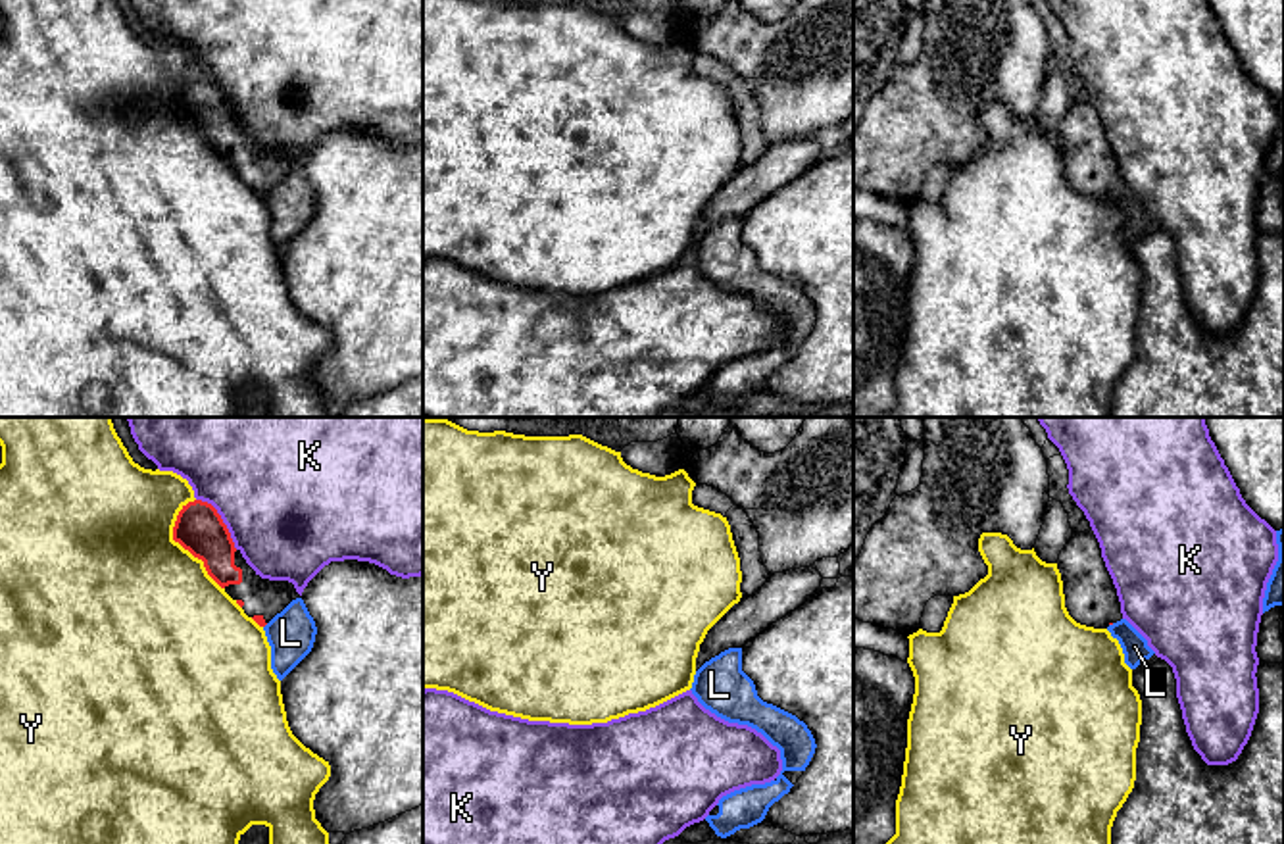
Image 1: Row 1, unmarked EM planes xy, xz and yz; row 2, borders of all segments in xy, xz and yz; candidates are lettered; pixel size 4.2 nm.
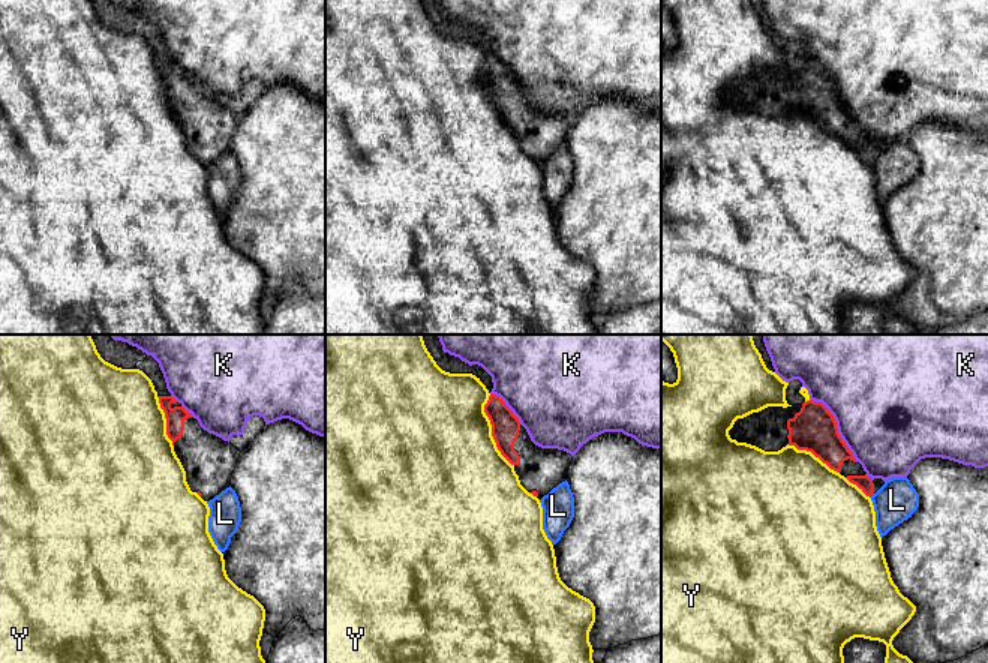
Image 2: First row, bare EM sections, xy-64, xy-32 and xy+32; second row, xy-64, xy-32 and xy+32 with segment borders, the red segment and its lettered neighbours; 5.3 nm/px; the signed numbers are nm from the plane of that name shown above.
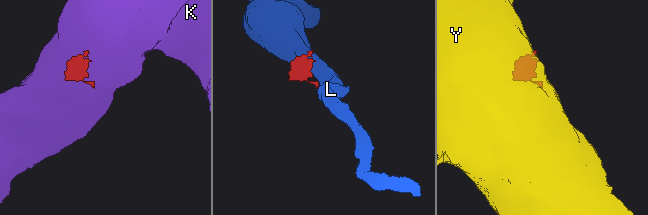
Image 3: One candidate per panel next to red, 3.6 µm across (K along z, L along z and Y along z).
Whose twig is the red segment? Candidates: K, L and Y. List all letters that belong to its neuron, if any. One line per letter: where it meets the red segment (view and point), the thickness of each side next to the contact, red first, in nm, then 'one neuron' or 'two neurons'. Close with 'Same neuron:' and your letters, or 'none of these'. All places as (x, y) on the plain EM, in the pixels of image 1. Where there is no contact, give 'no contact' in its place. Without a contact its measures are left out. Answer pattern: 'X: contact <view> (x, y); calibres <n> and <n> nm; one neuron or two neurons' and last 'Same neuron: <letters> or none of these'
K: contact xy (222, 89); calibres 200 and 500 nm; two neurons
L: no contact; two neurons
Y: contact xy (183, 116); calibres 200 and 500 nm; two neurons
Same neuron: none of these

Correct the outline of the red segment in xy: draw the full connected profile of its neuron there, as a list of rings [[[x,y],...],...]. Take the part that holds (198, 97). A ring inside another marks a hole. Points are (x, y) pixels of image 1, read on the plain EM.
[[[194,69],[183,75],[173,96],[173,110],[202,129],[208,144],[259,196],[300,167],[292,152],[261,148],[246,133],[221,85],[208,71]]]

